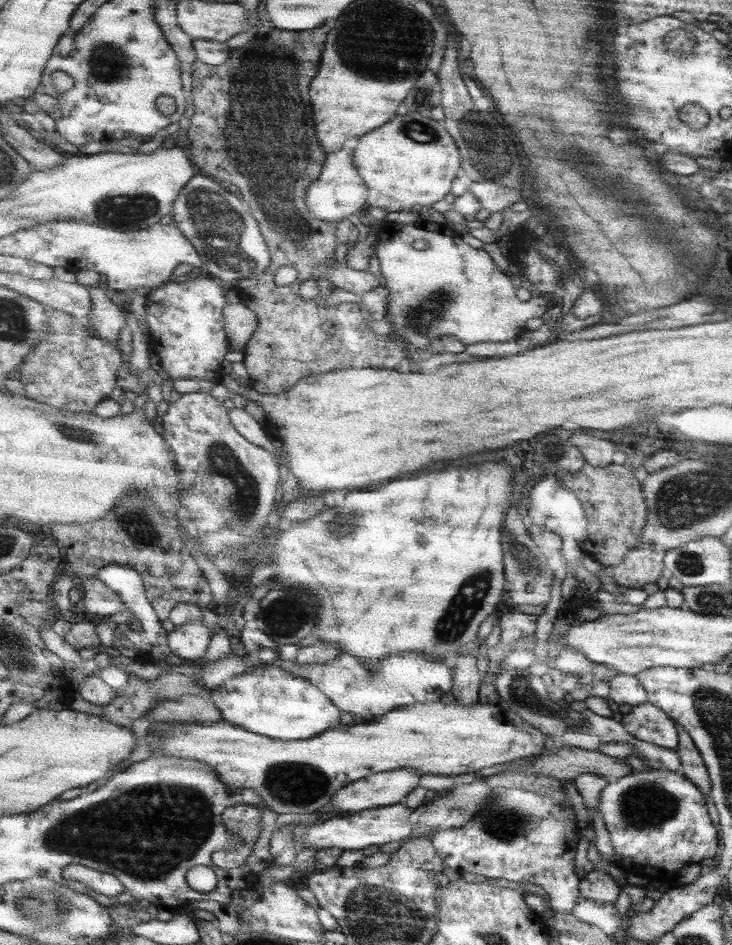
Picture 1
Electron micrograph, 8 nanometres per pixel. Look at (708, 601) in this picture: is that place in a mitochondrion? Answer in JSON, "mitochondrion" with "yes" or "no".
{"mitochondrion":"yes"}

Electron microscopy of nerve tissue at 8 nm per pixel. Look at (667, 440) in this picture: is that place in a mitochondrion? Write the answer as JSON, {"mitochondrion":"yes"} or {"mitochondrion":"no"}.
{"mitochondrion":"no"}

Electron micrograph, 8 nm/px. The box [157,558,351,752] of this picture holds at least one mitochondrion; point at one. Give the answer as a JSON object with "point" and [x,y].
{"point":[278,627]}

